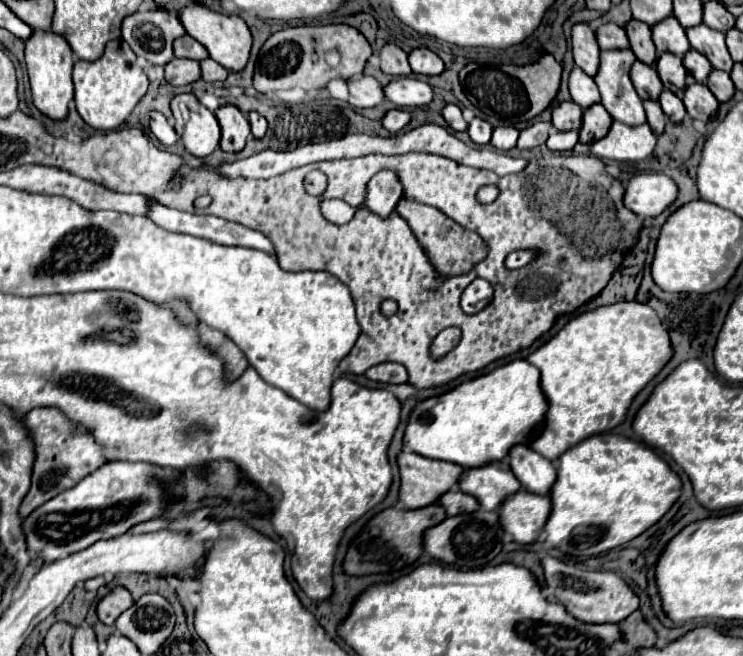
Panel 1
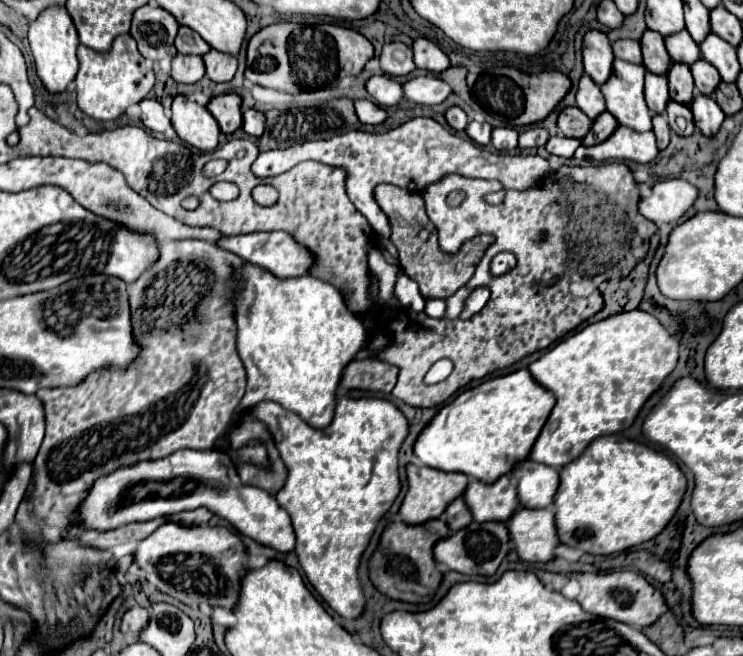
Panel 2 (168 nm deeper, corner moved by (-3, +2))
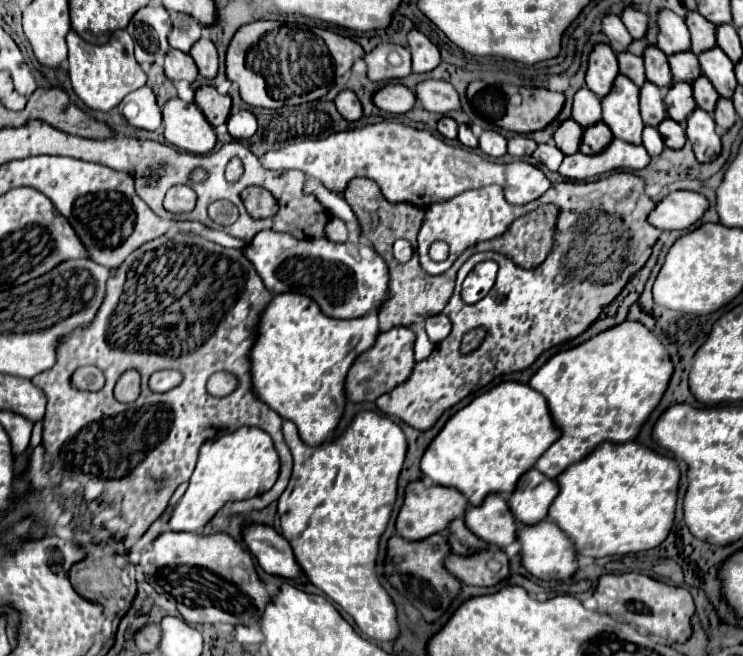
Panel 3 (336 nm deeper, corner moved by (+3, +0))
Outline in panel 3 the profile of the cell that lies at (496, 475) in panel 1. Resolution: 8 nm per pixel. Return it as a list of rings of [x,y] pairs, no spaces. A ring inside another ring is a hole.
[[[489,495],[481,507],[465,513],[465,525],[485,543],[505,549],[517,539],[517,523],[501,495]]]

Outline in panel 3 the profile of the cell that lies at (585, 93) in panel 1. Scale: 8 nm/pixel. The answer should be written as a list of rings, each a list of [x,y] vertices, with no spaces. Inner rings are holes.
[[[583,87],[583,89],[579,89],[575,93],[575,99],[573,99],[573,119],[583,129],[587,129],[593,123],[601,121],[601,101],[587,87]]]

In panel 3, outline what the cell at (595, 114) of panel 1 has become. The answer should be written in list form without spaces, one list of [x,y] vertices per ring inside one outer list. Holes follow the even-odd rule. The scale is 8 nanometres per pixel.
[[[599,121],[585,129],[579,151],[585,155],[595,155],[595,153],[601,153],[611,141],[613,141],[613,135],[611,135],[609,127],[603,121]]]

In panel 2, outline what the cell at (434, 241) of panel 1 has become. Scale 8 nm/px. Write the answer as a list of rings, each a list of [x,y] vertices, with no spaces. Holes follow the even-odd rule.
[[[379,185],[375,189],[375,199],[379,207],[389,215],[391,221],[391,243],[399,251],[399,263],[407,277],[419,283],[423,297],[449,297],[459,287],[463,287],[475,273],[477,263],[487,251],[487,235],[473,237],[461,245],[457,253],[443,253],[439,249],[439,237],[437,229],[431,223],[431,219],[425,213],[425,203],[419,193],[411,193],[407,189],[395,187],[395,185]]]

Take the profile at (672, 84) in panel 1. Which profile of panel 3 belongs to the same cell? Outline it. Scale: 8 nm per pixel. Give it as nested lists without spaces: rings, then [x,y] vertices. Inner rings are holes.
[[[675,81],[673,87],[669,89],[667,97],[665,97],[665,105],[667,105],[669,119],[673,119],[677,123],[685,123],[689,113],[693,113],[693,109],[695,109],[695,101],[693,101],[693,95],[691,95],[691,85]]]

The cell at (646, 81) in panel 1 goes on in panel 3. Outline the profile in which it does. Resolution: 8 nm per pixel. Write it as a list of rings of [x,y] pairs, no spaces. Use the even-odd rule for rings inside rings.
[[[649,81],[641,89],[641,117],[649,127],[657,127],[667,117],[661,89]]]

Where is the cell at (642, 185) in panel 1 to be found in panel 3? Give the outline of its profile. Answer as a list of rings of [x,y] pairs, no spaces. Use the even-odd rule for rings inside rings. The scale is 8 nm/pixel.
[[[673,191],[661,203],[657,203],[653,213],[649,215],[649,223],[657,229],[685,231],[693,223],[697,223],[707,209],[709,201],[701,193]]]

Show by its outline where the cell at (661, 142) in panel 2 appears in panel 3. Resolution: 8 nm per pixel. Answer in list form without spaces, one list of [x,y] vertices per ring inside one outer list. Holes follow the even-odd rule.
[[[645,127],[643,129],[643,147],[651,157],[657,157],[663,151],[663,139],[657,133],[655,127]]]

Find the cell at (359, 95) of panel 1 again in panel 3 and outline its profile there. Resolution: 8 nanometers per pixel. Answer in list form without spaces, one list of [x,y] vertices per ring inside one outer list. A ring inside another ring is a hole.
[[[397,83],[377,91],[373,97],[373,103],[387,113],[409,113],[417,105],[417,99],[411,89]]]

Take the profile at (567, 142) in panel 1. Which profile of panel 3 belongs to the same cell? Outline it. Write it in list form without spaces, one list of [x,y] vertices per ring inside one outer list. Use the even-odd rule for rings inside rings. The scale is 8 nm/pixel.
[[[543,143],[543,145],[539,145],[539,147],[533,151],[533,157],[535,157],[539,163],[543,163],[549,171],[557,171],[565,155],[563,155],[555,145]]]

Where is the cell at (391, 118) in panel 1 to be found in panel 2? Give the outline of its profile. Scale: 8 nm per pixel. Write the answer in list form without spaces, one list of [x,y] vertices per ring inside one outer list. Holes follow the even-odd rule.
[[[365,99],[355,101],[355,111],[357,111],[359,119],[363,123],[369,123],[369,125],[379,125],[379,123],[383,123],[387,119],[387,111],[383,107],[379,107],[379,105],[371,103],[371,101],[365,101]]]

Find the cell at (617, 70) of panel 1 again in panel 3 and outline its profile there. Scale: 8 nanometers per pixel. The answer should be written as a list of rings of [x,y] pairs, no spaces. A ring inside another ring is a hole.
[[[619,75],[607,97],[601,99],[603,123],[611,129],[613,137],[639,145],[643,119],[639,115],[639,87],[625,75]]]

